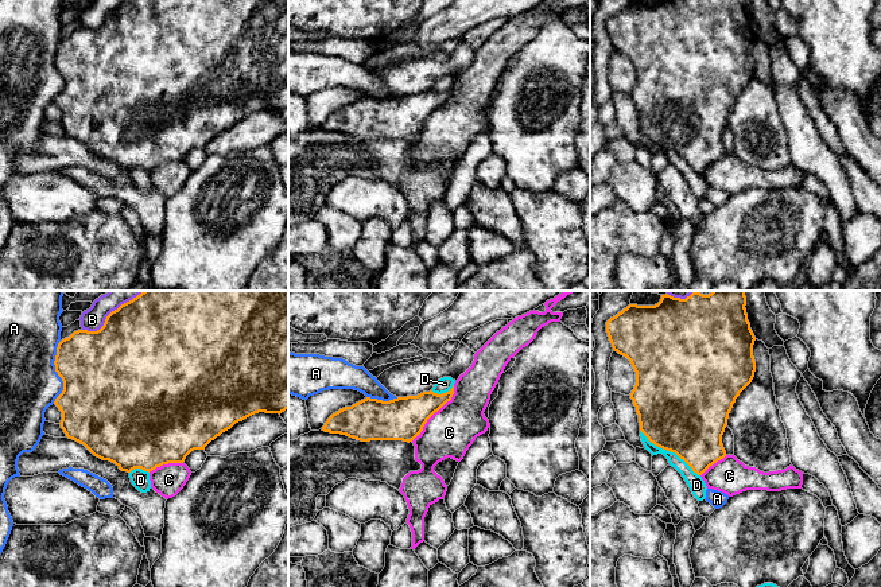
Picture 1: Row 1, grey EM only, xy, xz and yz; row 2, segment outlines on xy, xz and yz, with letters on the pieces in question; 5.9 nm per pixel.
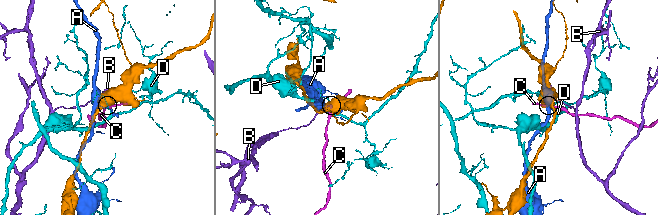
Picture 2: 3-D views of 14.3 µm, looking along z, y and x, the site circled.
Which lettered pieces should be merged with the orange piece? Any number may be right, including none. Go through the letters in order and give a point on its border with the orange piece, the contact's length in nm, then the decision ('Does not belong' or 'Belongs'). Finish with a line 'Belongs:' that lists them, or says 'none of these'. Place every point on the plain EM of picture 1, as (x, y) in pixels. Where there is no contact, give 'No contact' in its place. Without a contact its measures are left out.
A: Touches orange at xy (57, 70). Shared border 380 nm. Does not belong
B: Touches orange at xy (105, 19). Shared border 320 nm. Does not belong
C: Touches orange at xz (435, 109). Shared border 420 nm. Does not belong
D: Touches orange at yz (670, 148). Shared border 460 nm. Does not belong
Belongs: none of these

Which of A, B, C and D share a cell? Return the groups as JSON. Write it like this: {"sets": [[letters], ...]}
{"sets": [["A"], ["B"], ["C"], ["D"]]}

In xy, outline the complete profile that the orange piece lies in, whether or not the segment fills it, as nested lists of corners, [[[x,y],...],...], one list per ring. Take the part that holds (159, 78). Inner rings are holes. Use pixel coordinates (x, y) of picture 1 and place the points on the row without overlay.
[[[127,0],[106,15],[105,22],[100,28],[78,28],[69,36],[62,38],[57,46],[54,63],[55,70],[63,79],[63,89],[55,97],[54,102],[62,110],[62,118],[59,123],[66,135],[84,143],[94,155],[115,162],[121,170],[131,171],[135,167],[141,167],[150,171],[163,163],[183,162],[191,149],[205,148],[205,145],[222,131],[230,128],[236,121],[242,120],[255,112],[265,110],[280,113],[288,108],[288,0]]]

